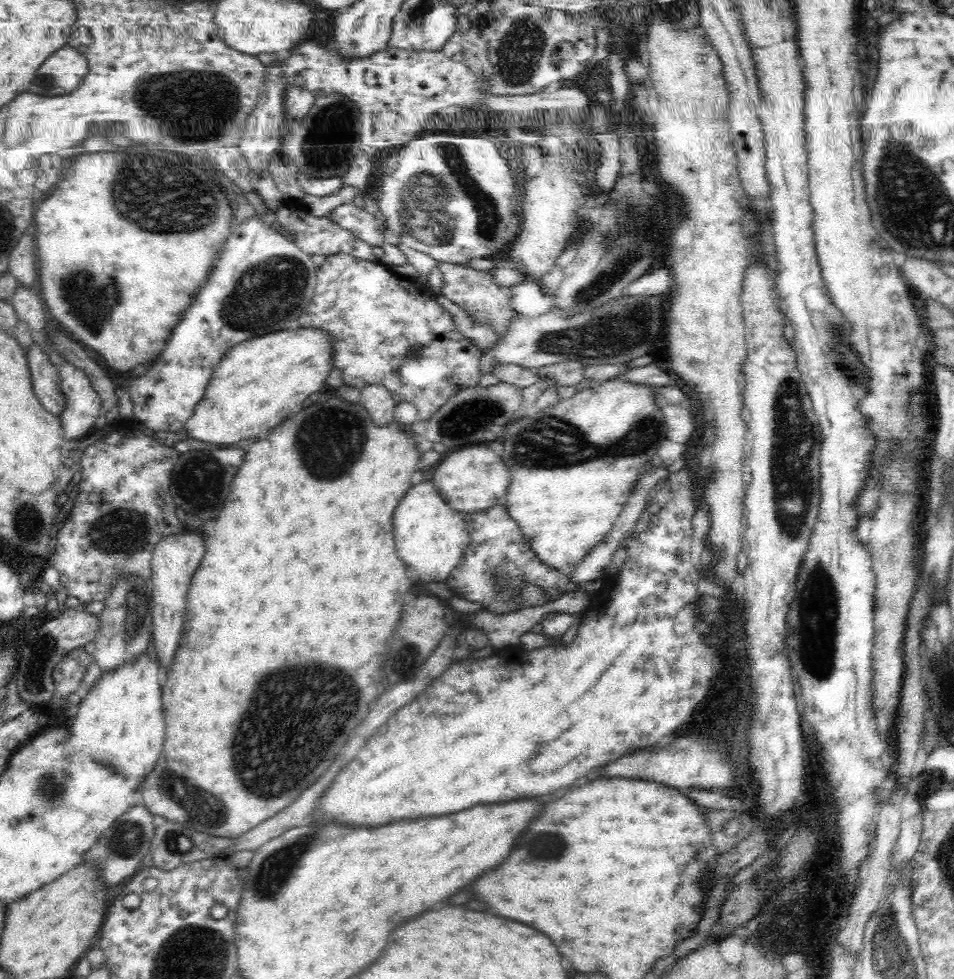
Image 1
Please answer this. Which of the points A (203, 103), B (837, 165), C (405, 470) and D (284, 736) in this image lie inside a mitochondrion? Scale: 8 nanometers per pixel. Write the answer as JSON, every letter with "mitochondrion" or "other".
{"A":"mitochondrion","B":"other","C":"other","D":"mitochondrion"}

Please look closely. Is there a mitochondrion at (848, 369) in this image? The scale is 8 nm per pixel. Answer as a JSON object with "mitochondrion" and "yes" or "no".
{"mitochondrion":"yes"}

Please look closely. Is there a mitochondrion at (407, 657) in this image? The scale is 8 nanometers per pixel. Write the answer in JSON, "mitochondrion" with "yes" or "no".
{"mitochondrion":"yes"}

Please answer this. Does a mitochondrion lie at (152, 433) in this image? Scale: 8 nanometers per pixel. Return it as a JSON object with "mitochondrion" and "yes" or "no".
{"mitochondrion":"no"}

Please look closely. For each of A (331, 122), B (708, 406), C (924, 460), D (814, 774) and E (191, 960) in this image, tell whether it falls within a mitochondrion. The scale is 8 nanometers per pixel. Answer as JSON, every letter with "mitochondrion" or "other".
{"A":"mitochondrion","B":"other","C":"other","D":"other","E":"mitochondrion"}

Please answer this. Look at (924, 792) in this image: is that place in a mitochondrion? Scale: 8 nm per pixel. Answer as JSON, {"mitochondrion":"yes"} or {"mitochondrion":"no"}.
{"mitochondrion":"no"}

